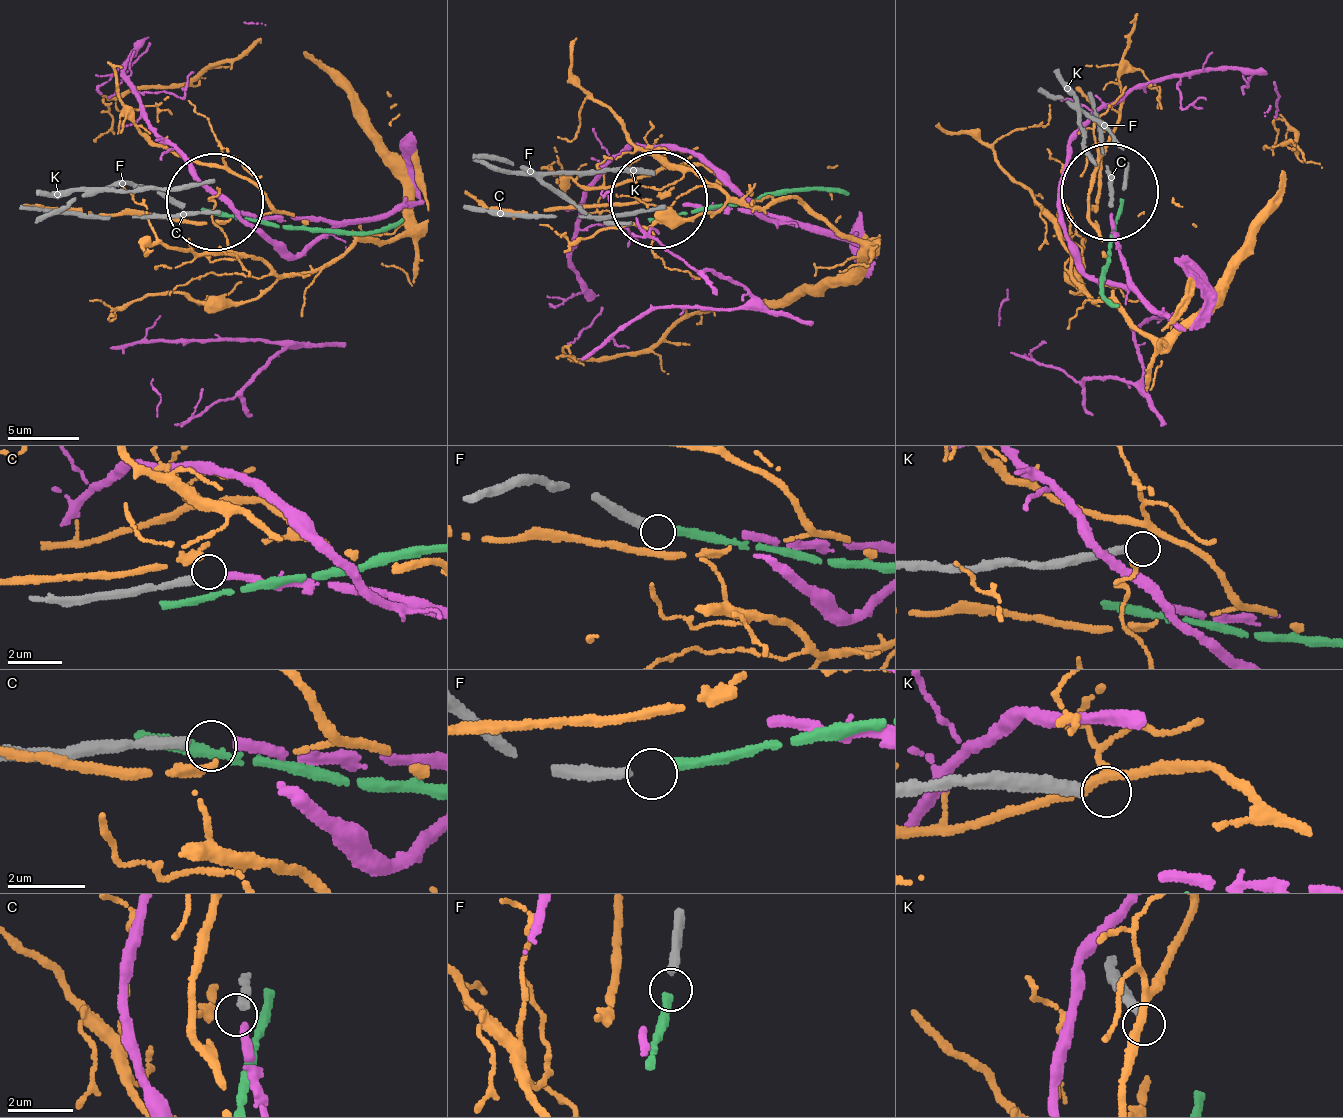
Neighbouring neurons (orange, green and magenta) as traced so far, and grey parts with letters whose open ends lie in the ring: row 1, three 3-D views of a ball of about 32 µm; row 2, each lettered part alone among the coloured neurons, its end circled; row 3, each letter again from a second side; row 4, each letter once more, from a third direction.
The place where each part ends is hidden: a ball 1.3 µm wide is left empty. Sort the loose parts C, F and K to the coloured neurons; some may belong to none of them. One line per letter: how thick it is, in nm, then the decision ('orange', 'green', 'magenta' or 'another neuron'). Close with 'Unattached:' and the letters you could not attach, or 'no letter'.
C: calibre 280 nm; magenta
F: calibre 300 nm; green
K: calibre 320 nm; another neuron
Unattached: K

